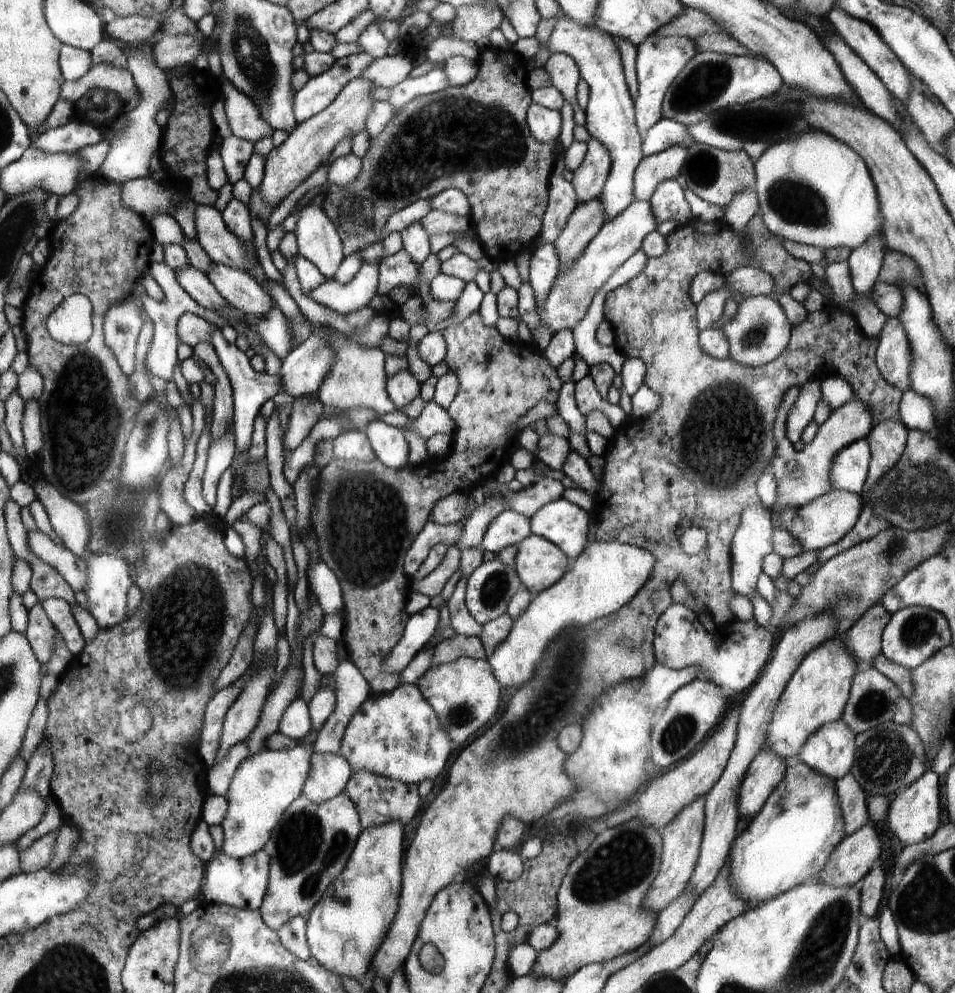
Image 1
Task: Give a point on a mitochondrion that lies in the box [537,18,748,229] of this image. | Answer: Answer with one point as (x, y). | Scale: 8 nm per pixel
(701, 90)

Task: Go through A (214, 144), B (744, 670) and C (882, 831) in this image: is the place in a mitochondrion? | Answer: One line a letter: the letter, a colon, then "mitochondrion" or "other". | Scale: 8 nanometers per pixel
A: other
B: other
C: other

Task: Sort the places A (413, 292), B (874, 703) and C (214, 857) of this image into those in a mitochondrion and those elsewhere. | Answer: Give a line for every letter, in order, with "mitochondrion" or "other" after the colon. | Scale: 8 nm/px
A: other
B: mitochondrion
C: other

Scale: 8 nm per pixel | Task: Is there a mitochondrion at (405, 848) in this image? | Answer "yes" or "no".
no

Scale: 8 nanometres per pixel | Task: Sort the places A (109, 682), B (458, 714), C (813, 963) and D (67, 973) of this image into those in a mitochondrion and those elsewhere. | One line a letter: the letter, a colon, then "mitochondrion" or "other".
A: other
B: mitochondrion
C: mitochondrion
D: mitochondrion

